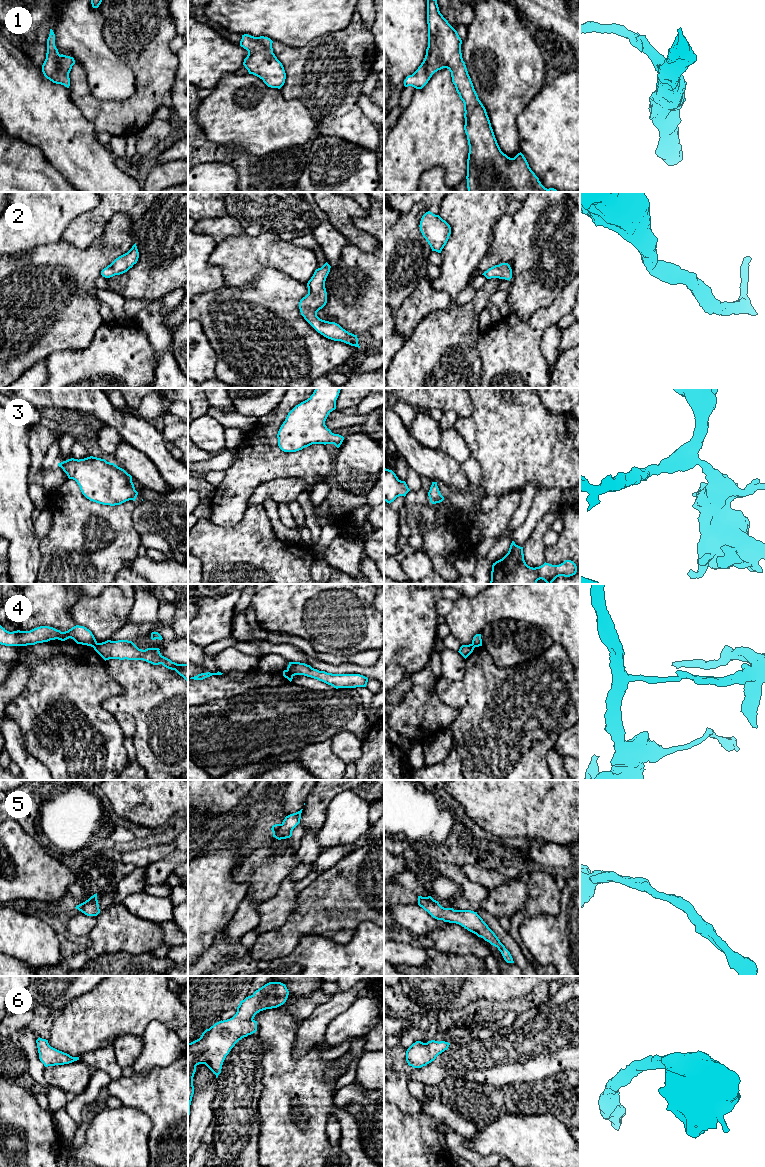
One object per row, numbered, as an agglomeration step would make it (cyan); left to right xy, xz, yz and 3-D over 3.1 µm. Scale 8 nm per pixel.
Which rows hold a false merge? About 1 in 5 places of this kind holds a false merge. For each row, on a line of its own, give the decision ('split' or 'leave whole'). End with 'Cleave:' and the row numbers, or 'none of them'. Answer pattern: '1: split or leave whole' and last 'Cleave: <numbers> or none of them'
1: leave whole
2: leave whole
3: leave whole
4: split
5: leave whole
6: leave whole
Cleave: 4

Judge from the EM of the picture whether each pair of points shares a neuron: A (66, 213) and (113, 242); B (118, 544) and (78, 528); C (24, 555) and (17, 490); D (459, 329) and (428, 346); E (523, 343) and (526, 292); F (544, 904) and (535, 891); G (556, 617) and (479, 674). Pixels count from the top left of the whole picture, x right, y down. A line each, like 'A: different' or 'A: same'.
A: different
B: same
C: same
D: same
E: different
F: same
G: different

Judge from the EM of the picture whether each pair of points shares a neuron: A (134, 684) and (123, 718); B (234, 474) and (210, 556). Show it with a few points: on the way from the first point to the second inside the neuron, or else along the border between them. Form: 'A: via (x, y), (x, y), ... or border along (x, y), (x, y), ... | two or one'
A: border along (115, 713), (127, 713), (134, 720), (134, 735) | two
B: border along (241, 518), (228, 527), (218, 526), (208, 519) | two

